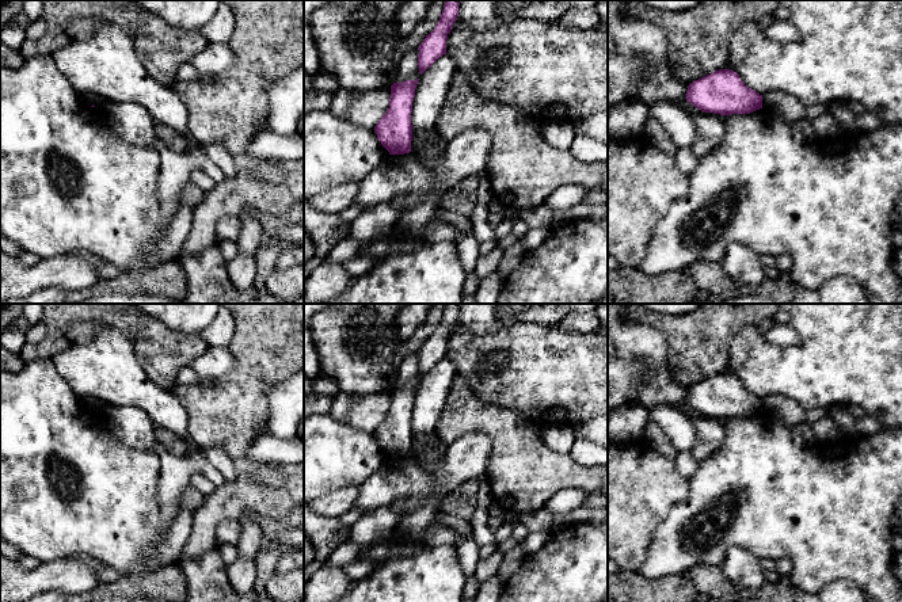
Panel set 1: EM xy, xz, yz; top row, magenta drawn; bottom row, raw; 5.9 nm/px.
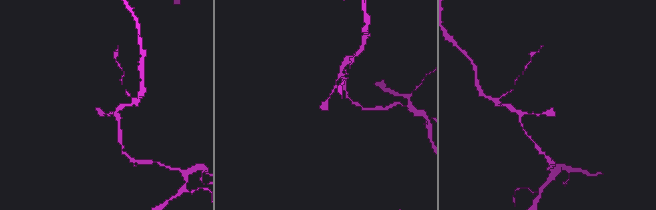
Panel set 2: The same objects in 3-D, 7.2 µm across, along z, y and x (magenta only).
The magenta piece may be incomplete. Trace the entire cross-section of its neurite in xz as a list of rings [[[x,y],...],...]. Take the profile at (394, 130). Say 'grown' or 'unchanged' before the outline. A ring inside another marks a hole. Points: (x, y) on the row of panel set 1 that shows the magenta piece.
unchanged; [[[419,79],[391,85],[389,108],[374,126],[378,141],[389,155],[411,152],[411,113],[418,81]]]

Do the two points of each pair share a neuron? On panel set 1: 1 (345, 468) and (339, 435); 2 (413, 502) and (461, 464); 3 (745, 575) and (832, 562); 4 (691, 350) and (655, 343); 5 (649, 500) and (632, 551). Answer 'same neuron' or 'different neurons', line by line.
1: same neuron
2: same neuron
3: different neurons
4: different neurons
5: same neuron

